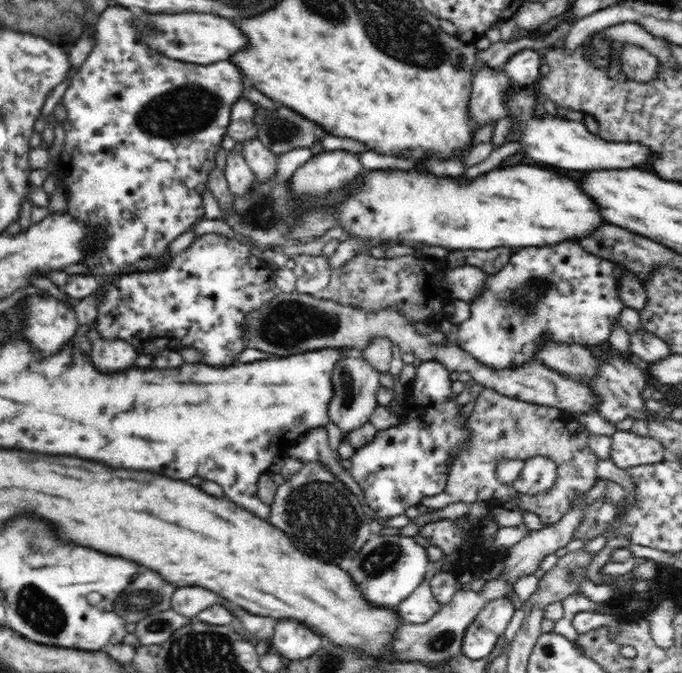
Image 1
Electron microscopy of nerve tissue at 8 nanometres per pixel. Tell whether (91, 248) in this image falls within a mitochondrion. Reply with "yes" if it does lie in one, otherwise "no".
no

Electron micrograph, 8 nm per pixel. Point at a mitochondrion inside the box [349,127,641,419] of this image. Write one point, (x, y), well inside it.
(528, 300)

